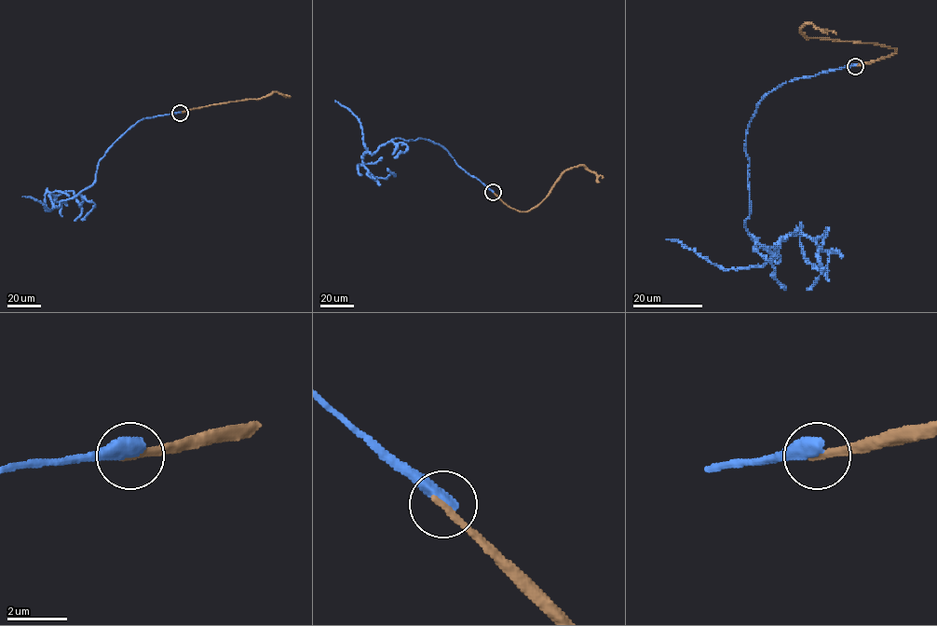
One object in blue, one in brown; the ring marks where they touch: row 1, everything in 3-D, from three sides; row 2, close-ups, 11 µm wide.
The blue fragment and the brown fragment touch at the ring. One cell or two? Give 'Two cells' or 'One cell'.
Two cells

